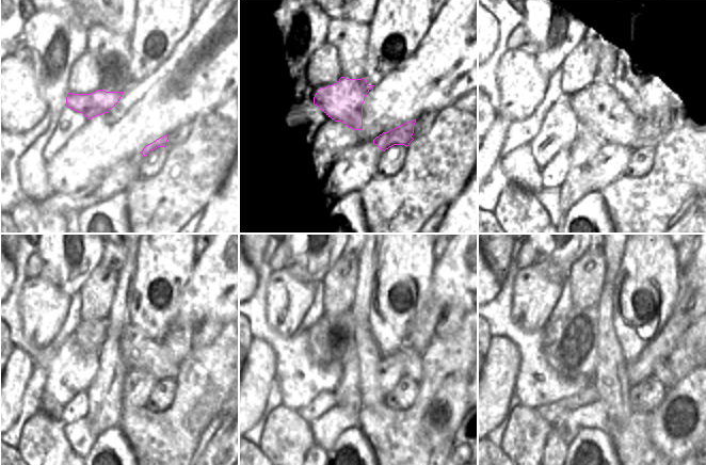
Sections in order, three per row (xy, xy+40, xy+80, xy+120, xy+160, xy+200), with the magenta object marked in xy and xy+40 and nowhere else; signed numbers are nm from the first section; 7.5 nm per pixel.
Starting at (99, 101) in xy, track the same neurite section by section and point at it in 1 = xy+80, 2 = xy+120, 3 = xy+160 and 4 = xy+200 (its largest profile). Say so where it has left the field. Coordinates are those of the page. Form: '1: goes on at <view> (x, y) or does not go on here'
1: goes on at xy+80 (604, 115)
2: goes on at xy+120 (127, 347)
3: goes on at xy+160 (347, 394)
4: goes on at xy+200 (661, 371)

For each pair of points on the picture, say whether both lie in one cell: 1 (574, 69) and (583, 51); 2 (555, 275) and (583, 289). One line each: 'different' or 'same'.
1: same
2: different

